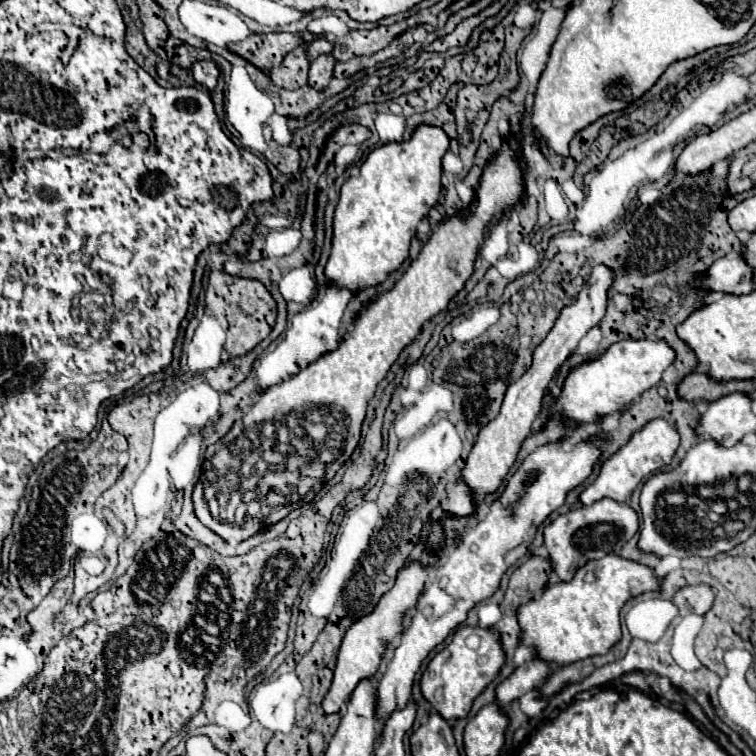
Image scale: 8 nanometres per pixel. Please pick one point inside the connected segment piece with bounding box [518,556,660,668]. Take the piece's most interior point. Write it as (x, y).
(569, 621)

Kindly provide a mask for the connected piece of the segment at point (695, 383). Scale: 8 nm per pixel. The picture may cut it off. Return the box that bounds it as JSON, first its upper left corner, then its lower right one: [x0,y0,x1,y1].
[678,374,748,402]

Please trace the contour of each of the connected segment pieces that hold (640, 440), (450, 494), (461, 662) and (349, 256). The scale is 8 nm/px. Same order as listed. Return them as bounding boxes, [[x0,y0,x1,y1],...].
[[580,418,680,506],[440,482,474,516],[420,626,504,722],[324,124,450,292]]

